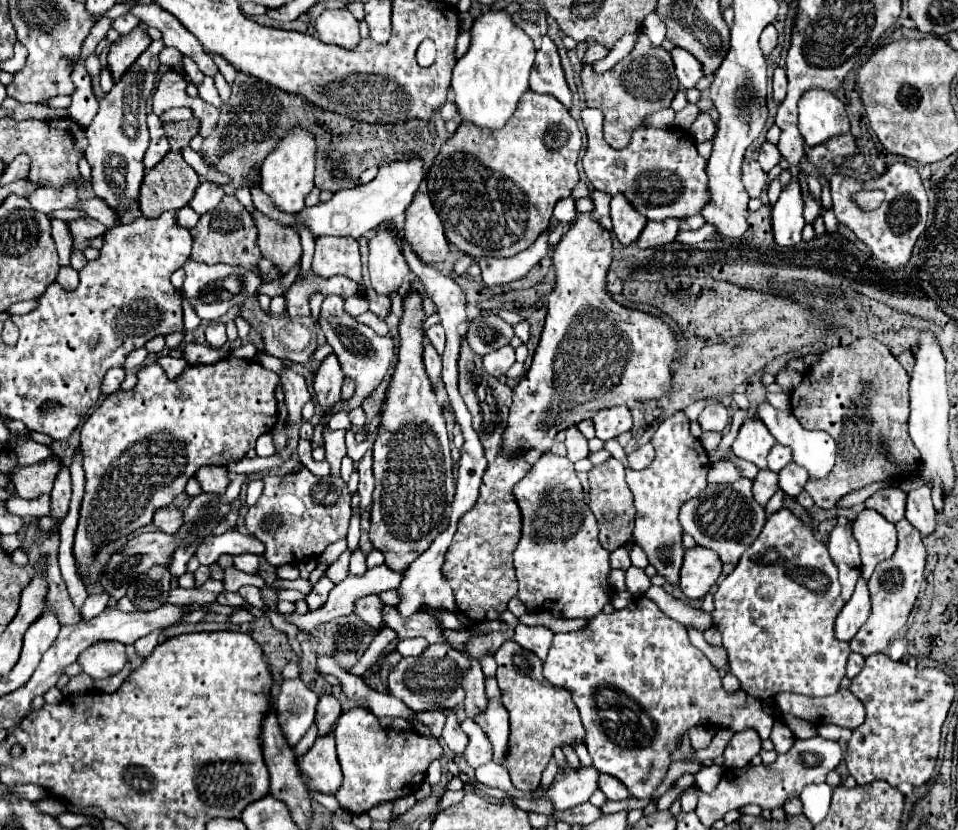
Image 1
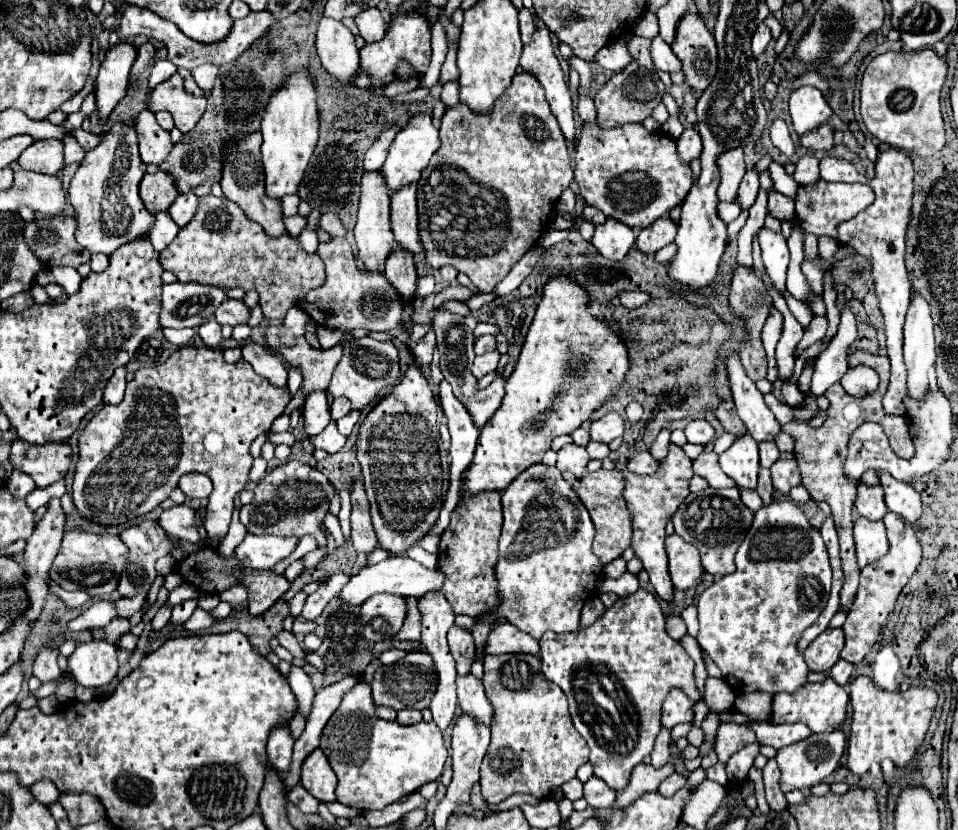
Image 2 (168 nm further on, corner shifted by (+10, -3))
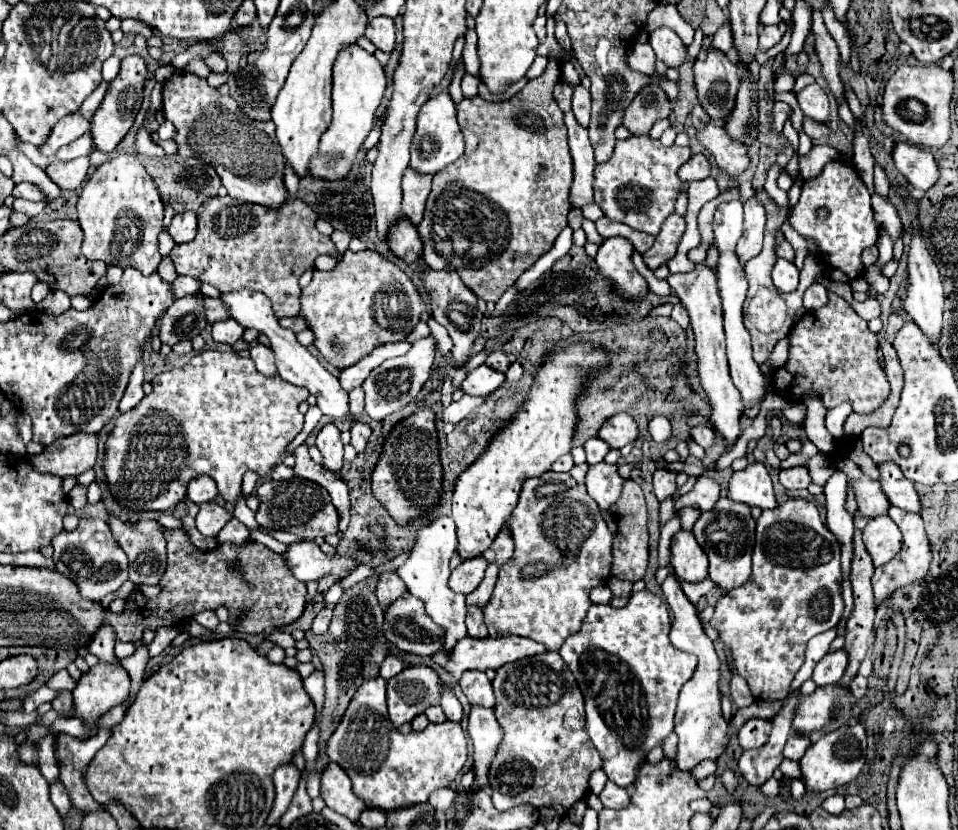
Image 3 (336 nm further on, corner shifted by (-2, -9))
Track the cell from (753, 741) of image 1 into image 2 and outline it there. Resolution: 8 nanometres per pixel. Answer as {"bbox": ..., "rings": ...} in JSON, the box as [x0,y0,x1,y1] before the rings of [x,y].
{"bbox":[714,724,756,762],"rings":[[[720,724],[714,748],[716,748],[718,760],[726,762],[740,748],[754,742],[756,742],[756,736],[750,728],[746,728],[746,724]]]}

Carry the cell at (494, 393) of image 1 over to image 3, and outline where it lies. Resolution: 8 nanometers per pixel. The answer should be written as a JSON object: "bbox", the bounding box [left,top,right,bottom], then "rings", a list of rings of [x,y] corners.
{"bbox":[420,268,482,362],"rings":[[[424,268],[420,280],[422,280],[424,292],[430,296],[430,308],[432,308],[434,320],[438,324],[442,324],[450,332],[450,336],[454,340],[452,354],[454,354],[454,358],[458,362],[462,362],[470,354],[470,348],[472,348],[472,344],[476,340],[476,334],[480,332],[482,312],[476,308],[476,294],[470,290],[470,286],[466,286],[462,282],[462,278],[456,272]]]}

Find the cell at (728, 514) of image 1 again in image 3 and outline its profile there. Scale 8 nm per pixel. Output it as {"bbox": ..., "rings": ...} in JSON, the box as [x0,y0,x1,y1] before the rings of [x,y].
{"bbox":[692,498,756,590],"rings":[[[720,498],[710,512],[702,512],[696,520],[692,532],[710,558],[708,578],[720,590],[732,590],[742,586],[752,572],[752,548],[754,548],[754,530],[756,520],[750,516],[750,506],[732,502],[730,498]]]}

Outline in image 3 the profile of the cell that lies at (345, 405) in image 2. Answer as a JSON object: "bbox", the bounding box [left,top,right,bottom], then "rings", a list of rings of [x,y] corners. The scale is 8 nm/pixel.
{"bbox":[350,388,364,416],"rings":[[[354,388],[350,390],[350,412],[354,416],[364,412],[364,390],[362,388]]]}

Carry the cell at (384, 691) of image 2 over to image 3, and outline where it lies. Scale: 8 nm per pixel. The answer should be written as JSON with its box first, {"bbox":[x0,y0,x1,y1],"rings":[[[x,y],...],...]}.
{"bbox":[388,666,440,728],"rings":[[[410,666],[388,680],[388,714],[396,728],[412,722],[428,706],[440,704],[440,678],[428,666]]]}

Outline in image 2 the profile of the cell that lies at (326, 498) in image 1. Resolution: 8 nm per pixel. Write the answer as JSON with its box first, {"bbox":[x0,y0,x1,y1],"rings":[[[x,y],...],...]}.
{"bbox":[240,460,336,548],"rings":[[[288,460],[280,466],[274,468],[276,474],[270,476],[270,478],[264,478],[256,484],[254,492],[254,500],[248,504],[248,506],[242,506],[240,508],[240,520],[242,524],[246,526],[246,530],[250,534],[276,534],[276,536],[296,536],[298,540],[304,538],[306,534],[310,534],[316,542],[318,542],[318,548],[326,548],[326,534],[322,530],[322,522],[324,522],[324,516],[328,514],[328,506],[330,506],[330,498],[336,494],[332,482],[322,474],[318,472],[316,468],[308,466],[308,464],[302,464],[298,460]]]}

